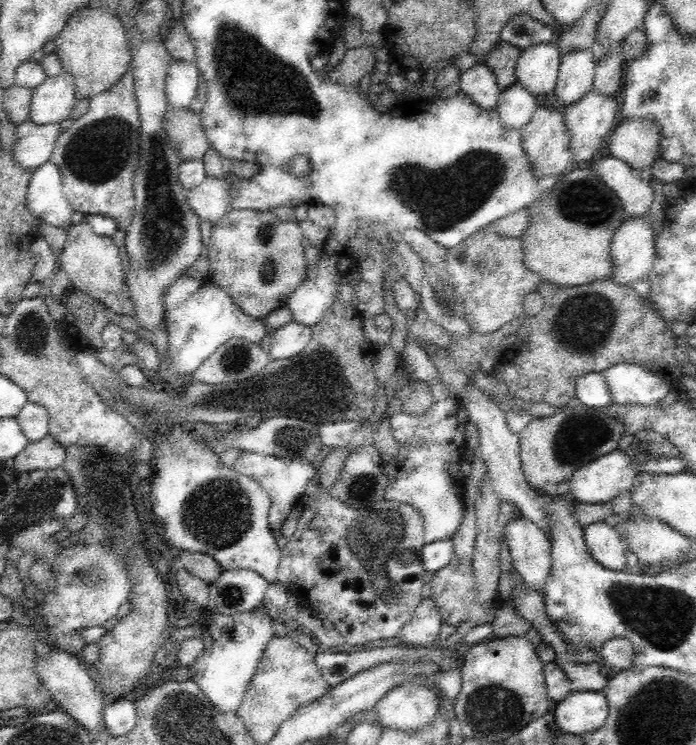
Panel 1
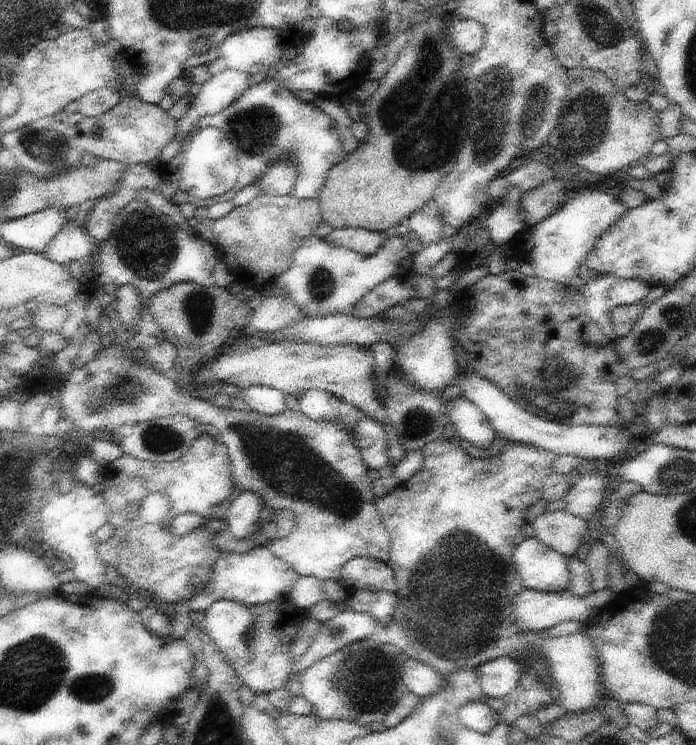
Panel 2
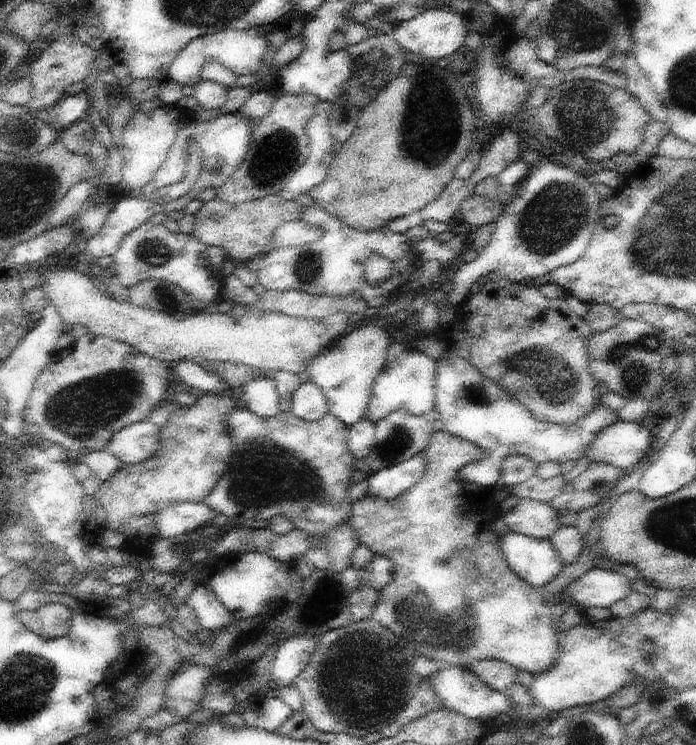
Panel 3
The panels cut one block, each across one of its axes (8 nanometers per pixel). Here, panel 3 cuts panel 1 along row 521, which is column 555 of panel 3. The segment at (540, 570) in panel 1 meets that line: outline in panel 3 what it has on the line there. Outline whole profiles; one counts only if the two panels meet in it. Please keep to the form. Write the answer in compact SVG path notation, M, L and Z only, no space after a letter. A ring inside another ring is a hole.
M523 498L510 512L499 517L508 525L510 531L538 540L550 540L562 526L561 512L548 502Z

